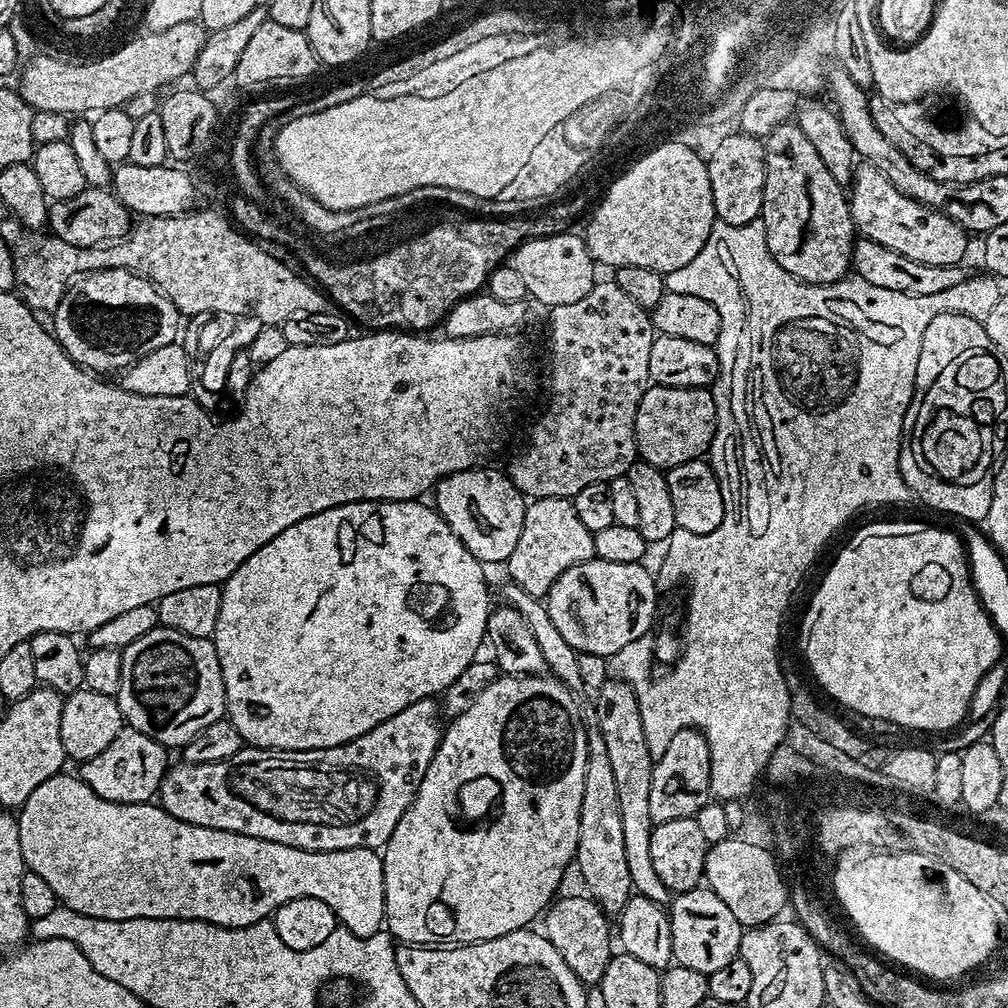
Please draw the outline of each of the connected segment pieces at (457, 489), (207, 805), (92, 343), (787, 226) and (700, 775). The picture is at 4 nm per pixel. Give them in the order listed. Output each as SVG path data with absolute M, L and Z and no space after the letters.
M467 468L465 472L455 472L444 477L439 484L435 485L436 500L434 507L439 512L442 519L448 523L450 530L458 534L458 538L474 554L474 558L485 566L491 564L503 565L514 554L514 546L518 546L518 534L522 534L524 525L524 510L526 507L526 497L524 493L514 487L511 480L503 471L495 472L492 468Z
M435 699L419 700L394 714L394 718L386 718L386 722L374 726L374 730L333 748L287 752L245 746L222 762L173 763L160 783L158 803L182 822L246 834L291 848L311 852L351 848L380 850L387 844L390 834L394 834L394 826L398 826L402 814L406 814L414 802L418 786L438 750L442 735L439 719Z
M103 268L75 277L64 289L64 297L62 302L58 302L54 319L56 321L50 324L50 328L62 350L66 350L66 354L70 354L80 367L97 374L119 373L135 360L158 350L158 346L177 343L182 332L182 317L174 302L170 302L170 298L166 298L145 276L139 276L129 268Z
M795 122L779 124L769 136L763 137L763 141L766 186L759 219L764 221L766 246L774 262L778 262L786 274L798 278L804 284L834 284L843 281L847 277L844 275L849 275L852 267L852 245L858 236L845 185L838 183L834 174L826 170L822 158L818 158L814 151L814 145Z
M686 726L667 737L664 753L655 757L650 778L650 818L653 825L674 822L674 818L693 818L704 804L709 803L710 746L703 732Z

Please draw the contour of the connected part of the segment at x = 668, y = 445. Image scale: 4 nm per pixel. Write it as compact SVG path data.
M649 386L636 415L636 450L639 459L667 470L682 462L701 459L716 434L716 398L708 388Z

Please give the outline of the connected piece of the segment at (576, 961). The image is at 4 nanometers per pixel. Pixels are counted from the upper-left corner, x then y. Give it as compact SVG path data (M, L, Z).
M588 894L582 896L564 896L553 899L543 913L542 931L562 954L562 962L574 970L574 974L585 986L599 985L602 974L606 972L606 966L614 955L614 932L608 929L609 917Z

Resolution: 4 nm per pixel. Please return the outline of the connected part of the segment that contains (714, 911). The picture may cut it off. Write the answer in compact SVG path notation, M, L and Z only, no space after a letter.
M697 886L688 892L673 895L668 913L672 959L690 970L705 974L726 966L726 962L737 959L740 954L742 927L734 913L708 886Z

